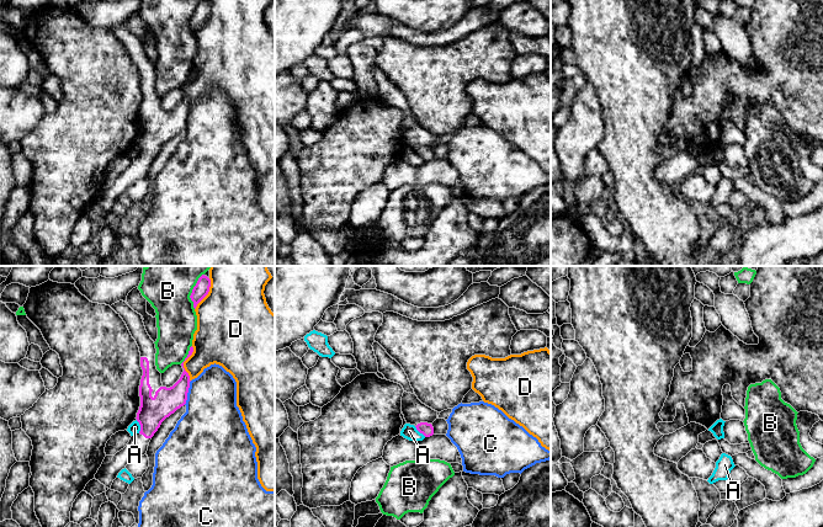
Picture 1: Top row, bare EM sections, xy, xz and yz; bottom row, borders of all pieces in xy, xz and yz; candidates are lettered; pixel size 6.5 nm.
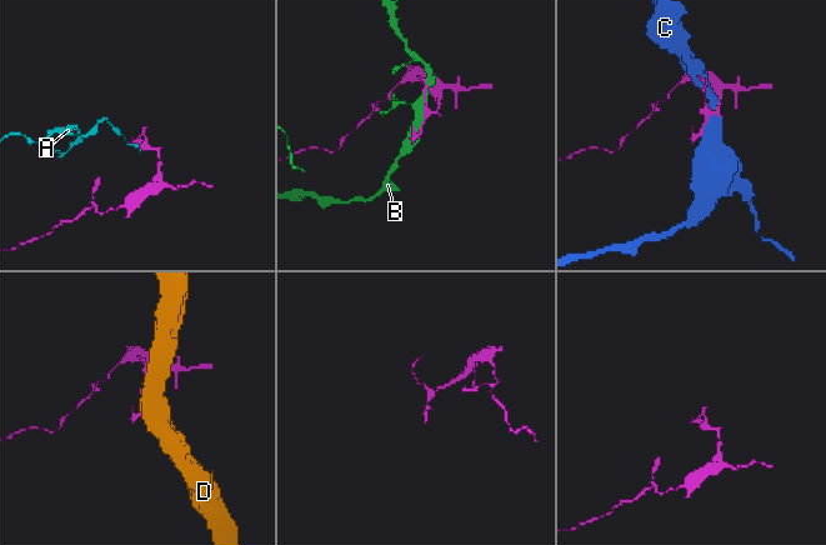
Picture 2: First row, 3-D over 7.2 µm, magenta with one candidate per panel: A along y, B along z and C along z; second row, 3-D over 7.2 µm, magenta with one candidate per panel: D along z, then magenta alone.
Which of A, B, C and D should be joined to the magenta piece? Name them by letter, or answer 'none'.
none

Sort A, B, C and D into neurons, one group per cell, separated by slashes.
A / B / C / D

